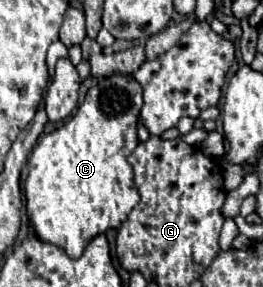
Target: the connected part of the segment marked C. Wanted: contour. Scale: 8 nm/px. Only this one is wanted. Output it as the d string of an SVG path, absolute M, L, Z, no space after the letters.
M112 75L100 79L90 87L78 113L70 117L62 127L44 135L32 149L28 159L28 179L24 183L26 215L34 225L34 233L40 241L64 249L72 259L78 259L86 245L108 229L118 229L134 205L140 201L138 189L132 183L132 167L128 155L138 145L136 121L142 109L142 87L138 81L126 75Z

